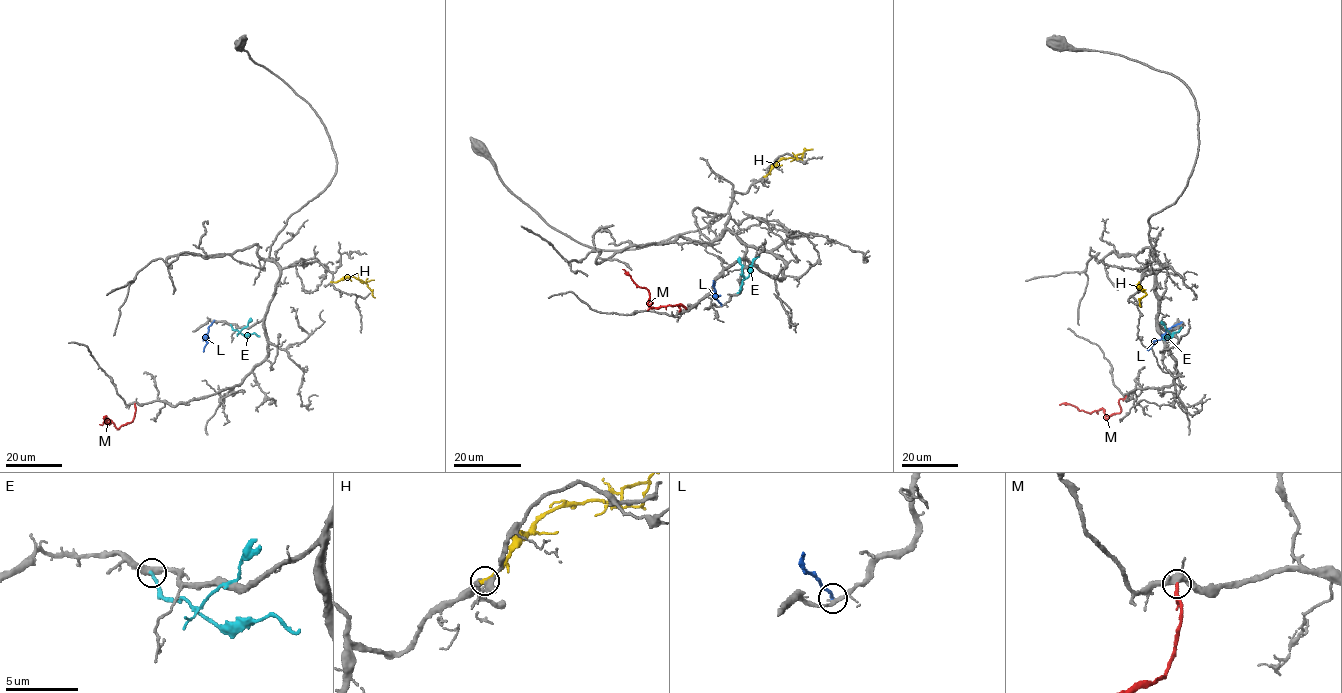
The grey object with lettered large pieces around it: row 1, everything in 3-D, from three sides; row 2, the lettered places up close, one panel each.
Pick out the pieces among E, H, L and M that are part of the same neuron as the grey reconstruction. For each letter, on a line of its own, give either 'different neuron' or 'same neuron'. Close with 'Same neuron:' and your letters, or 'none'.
E: different neuron
H: different neuron
L: different neuron
M: same neuron
Same neuron: M

